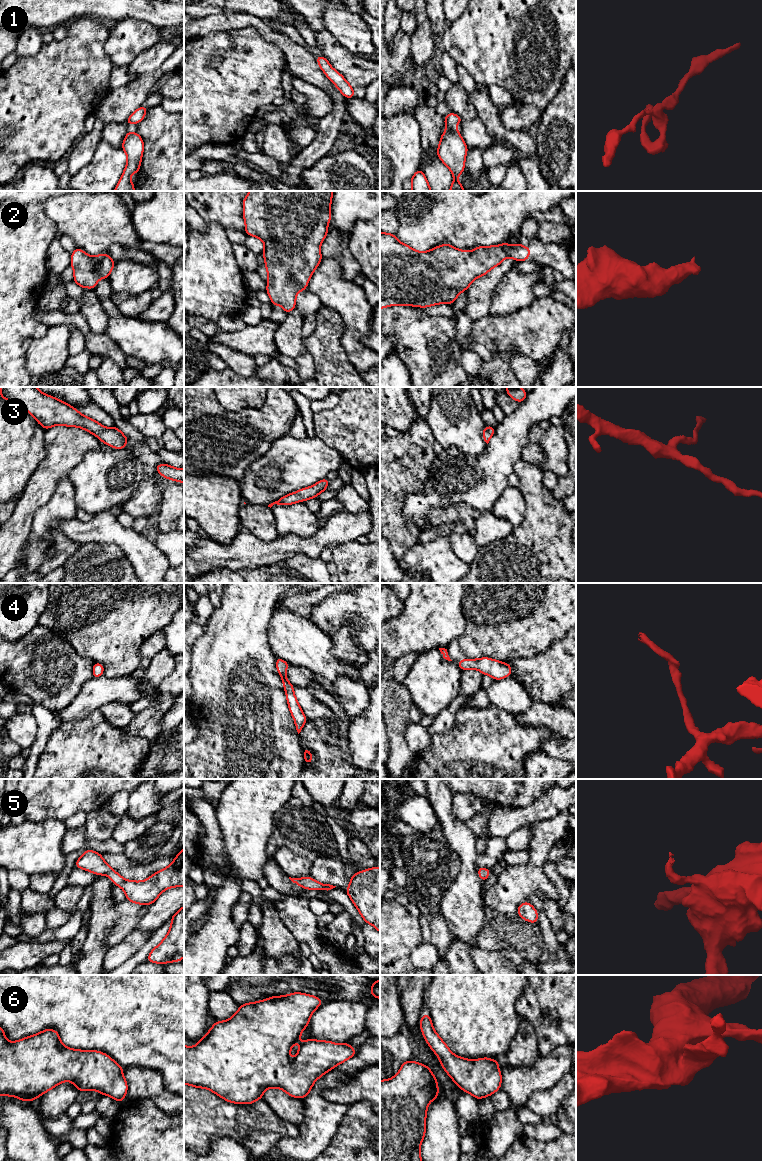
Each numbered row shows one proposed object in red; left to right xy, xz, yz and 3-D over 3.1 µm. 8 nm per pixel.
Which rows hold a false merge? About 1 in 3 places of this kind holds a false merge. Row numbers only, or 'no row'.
no row

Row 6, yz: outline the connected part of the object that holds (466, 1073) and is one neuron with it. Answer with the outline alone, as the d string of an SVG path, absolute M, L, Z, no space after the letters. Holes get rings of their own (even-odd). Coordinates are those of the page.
M426 1012L419 1026L427 1044L439 1058L441 1066L461 1090L479 1100L489 1097L501 1088L499 1060L488 1057L472 1060L455 1055L436 1033Z

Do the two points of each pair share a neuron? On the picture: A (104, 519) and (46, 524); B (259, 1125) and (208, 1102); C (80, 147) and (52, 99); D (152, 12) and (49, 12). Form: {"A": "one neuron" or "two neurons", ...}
{"A": "two neurons", "B": "one neuron", "C": "two neurons", "D": "one neuron"}

